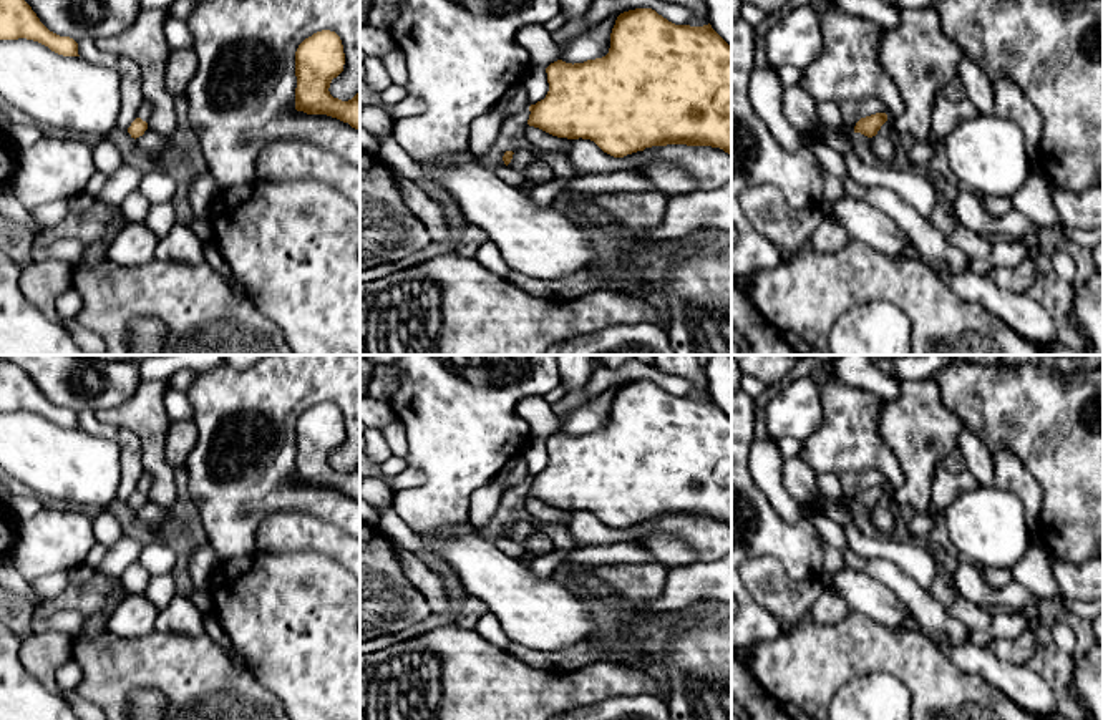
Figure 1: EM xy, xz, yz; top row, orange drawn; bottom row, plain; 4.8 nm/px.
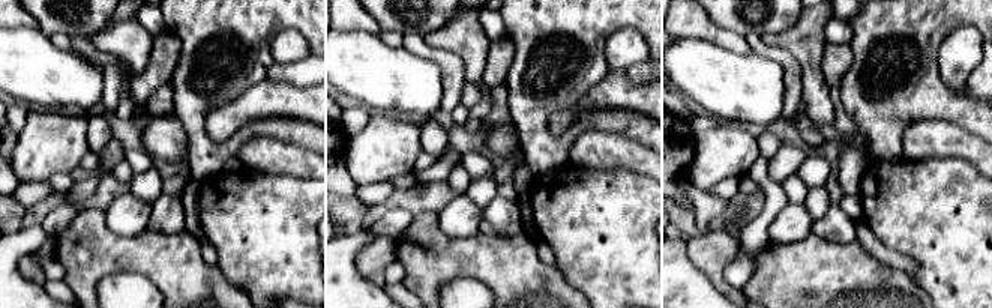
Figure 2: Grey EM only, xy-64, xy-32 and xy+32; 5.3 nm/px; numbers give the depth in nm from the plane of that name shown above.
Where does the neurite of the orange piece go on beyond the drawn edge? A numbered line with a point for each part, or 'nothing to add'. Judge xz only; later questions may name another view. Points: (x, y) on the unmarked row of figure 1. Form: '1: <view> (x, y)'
nothing to add

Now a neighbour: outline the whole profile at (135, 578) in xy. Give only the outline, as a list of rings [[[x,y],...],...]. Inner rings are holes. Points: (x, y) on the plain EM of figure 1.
[[[134,562],[124,571],[123,581],[128,594],[144,594],[149,576],[141,564]]]

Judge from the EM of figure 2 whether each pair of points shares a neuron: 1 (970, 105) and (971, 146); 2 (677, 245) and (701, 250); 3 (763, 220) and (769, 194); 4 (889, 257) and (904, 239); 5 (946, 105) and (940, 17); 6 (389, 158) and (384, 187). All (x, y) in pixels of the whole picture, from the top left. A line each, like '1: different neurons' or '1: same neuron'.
1: different neurons
2: different neurons
3: same neuron
4: different neurons
5: same neuron
6: different neurons

